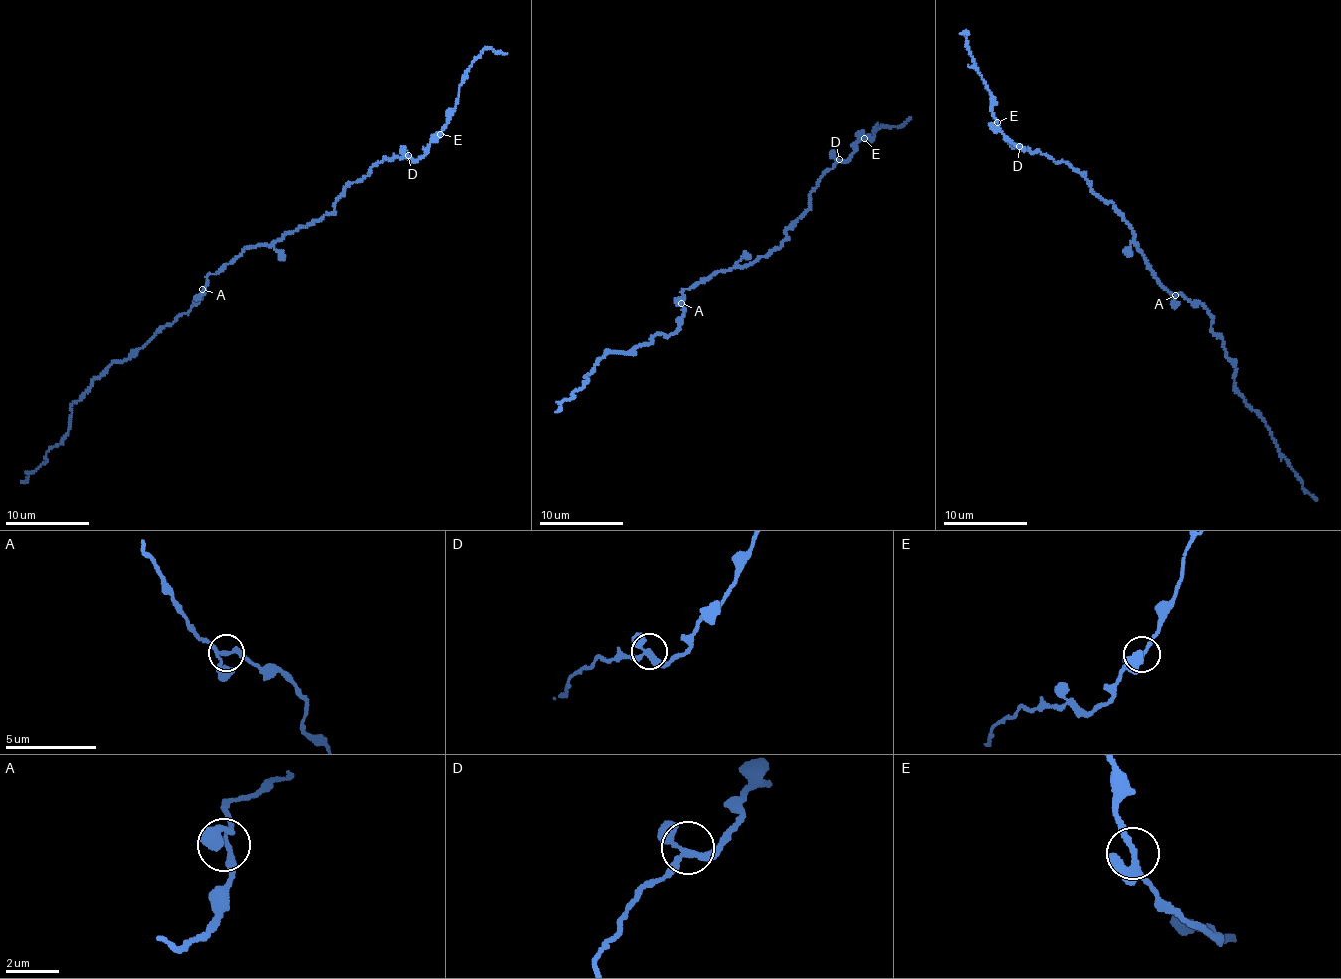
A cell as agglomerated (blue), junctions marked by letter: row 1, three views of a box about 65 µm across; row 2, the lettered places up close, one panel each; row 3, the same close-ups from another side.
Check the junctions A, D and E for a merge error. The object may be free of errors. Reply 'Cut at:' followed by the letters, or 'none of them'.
Cut at: none of them

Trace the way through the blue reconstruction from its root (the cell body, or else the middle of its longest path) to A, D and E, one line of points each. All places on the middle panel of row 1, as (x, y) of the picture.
A: (727, 270), (715, 271), (686, 289), (682, 292), (681, 303)
D: (727, 270), (752, 264), (781, 246), (786, 237), (785, 229), (809, 208), (809, 194), (816, 182), (839, 159)
E: (727, 270), (752, 264), (781, 246), (785, 229), (809, 208), (809, 194), (820, 177), (846, 160), (863, 139)

